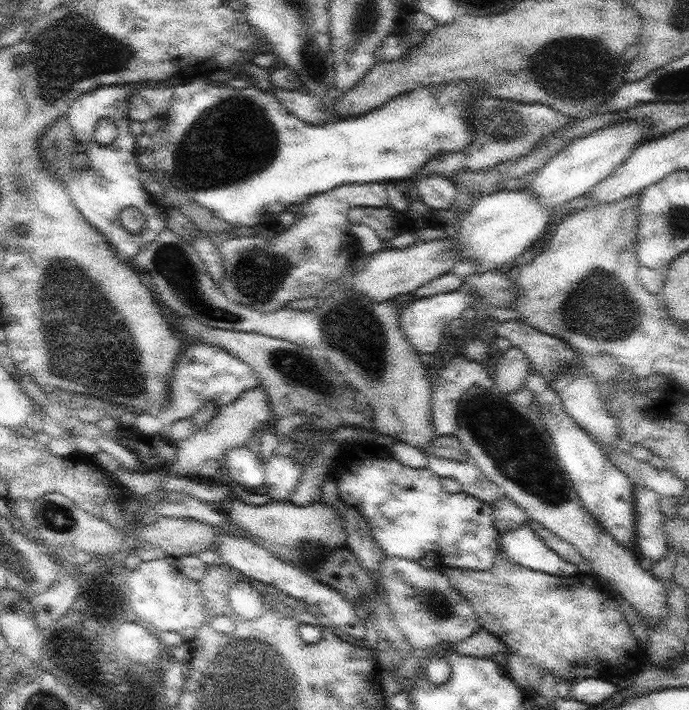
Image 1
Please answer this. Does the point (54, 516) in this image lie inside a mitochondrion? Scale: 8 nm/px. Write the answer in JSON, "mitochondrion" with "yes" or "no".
{"mitochondrion":"yes"}

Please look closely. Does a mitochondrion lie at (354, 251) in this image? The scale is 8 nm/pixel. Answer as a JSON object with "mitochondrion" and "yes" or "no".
{"mitochondrion":"no"}

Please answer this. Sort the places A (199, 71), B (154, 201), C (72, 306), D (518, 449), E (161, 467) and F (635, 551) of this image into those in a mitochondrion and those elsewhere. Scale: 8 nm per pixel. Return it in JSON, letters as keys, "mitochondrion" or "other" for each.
{"A":"other","B":"other","C":"mitochondrion","D":"mitochondrion","E":"other","F":"other"}

